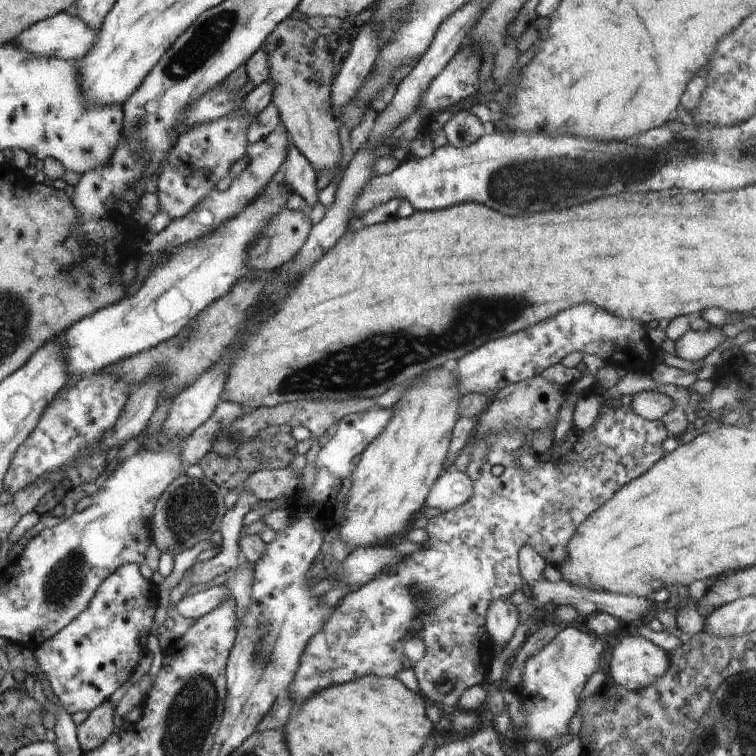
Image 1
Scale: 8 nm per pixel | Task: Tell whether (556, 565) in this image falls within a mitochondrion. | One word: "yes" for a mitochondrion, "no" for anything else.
no

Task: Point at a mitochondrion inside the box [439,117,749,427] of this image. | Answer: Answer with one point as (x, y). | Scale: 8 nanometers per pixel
(461, 131)

